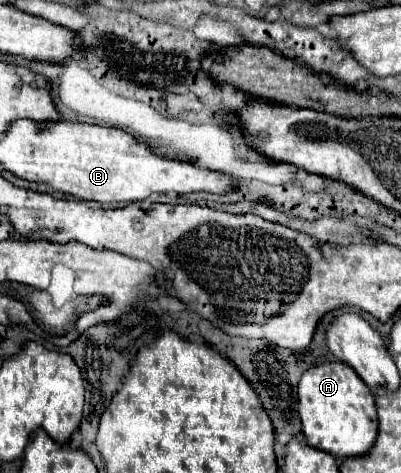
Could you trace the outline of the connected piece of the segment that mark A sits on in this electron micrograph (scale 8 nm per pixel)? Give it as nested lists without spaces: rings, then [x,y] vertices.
[[[337,361],[311,365],[299,381],[299,417],[307,443],[315,449],[339,457],[357,457],[371,449],[377,435],[377,411],[371,389],[349,369]]]

